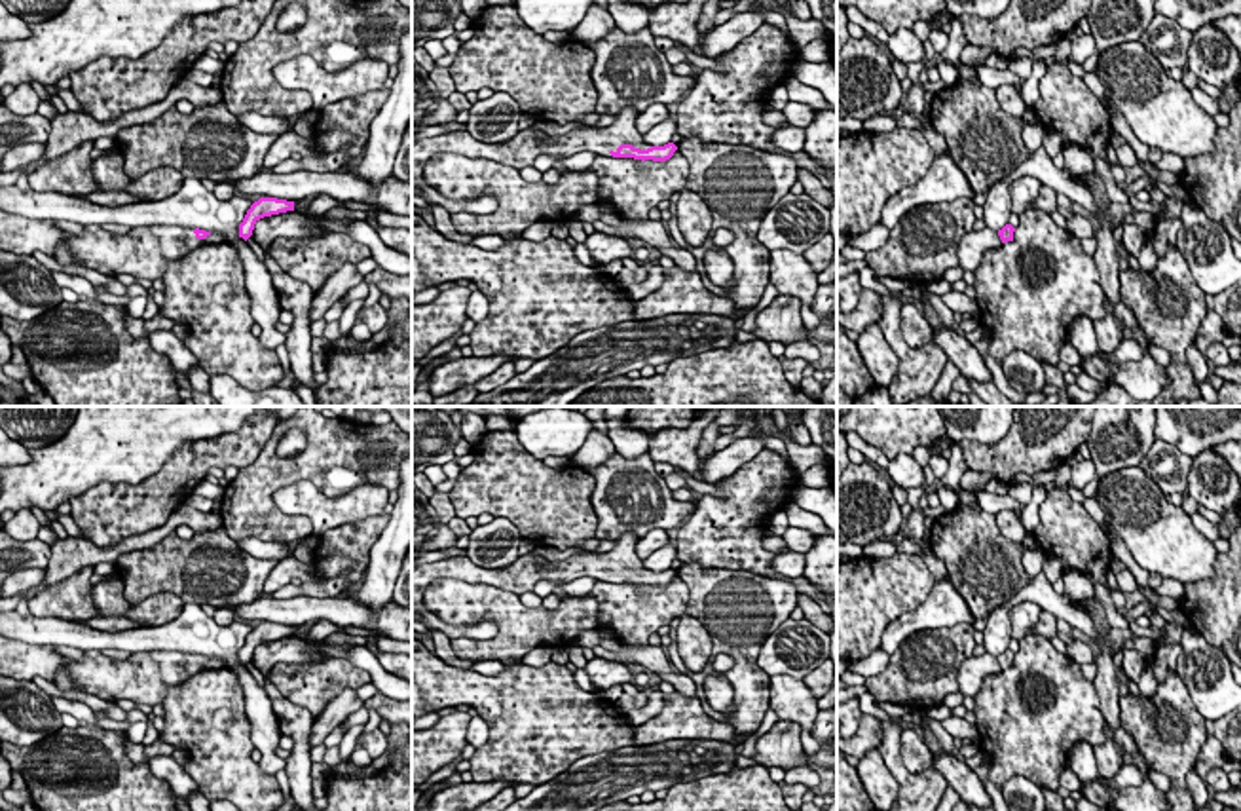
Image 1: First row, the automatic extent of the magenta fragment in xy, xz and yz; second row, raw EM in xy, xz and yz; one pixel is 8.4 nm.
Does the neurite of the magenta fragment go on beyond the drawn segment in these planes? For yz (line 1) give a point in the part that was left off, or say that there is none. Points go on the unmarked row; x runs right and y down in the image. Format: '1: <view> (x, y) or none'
1: yz (972, 673)

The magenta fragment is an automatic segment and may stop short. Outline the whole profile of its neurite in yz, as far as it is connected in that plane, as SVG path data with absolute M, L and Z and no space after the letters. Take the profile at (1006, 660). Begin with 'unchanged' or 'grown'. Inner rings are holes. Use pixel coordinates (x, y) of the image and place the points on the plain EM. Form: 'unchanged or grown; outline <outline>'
grown; outline M1006 650L998 657L991 653L983 653L979 657L972 655L960 665L958 693L964 697L975 697L987 676L1000 674L1006 667L1013 667L1013 657L1015 653L1011 650Z

